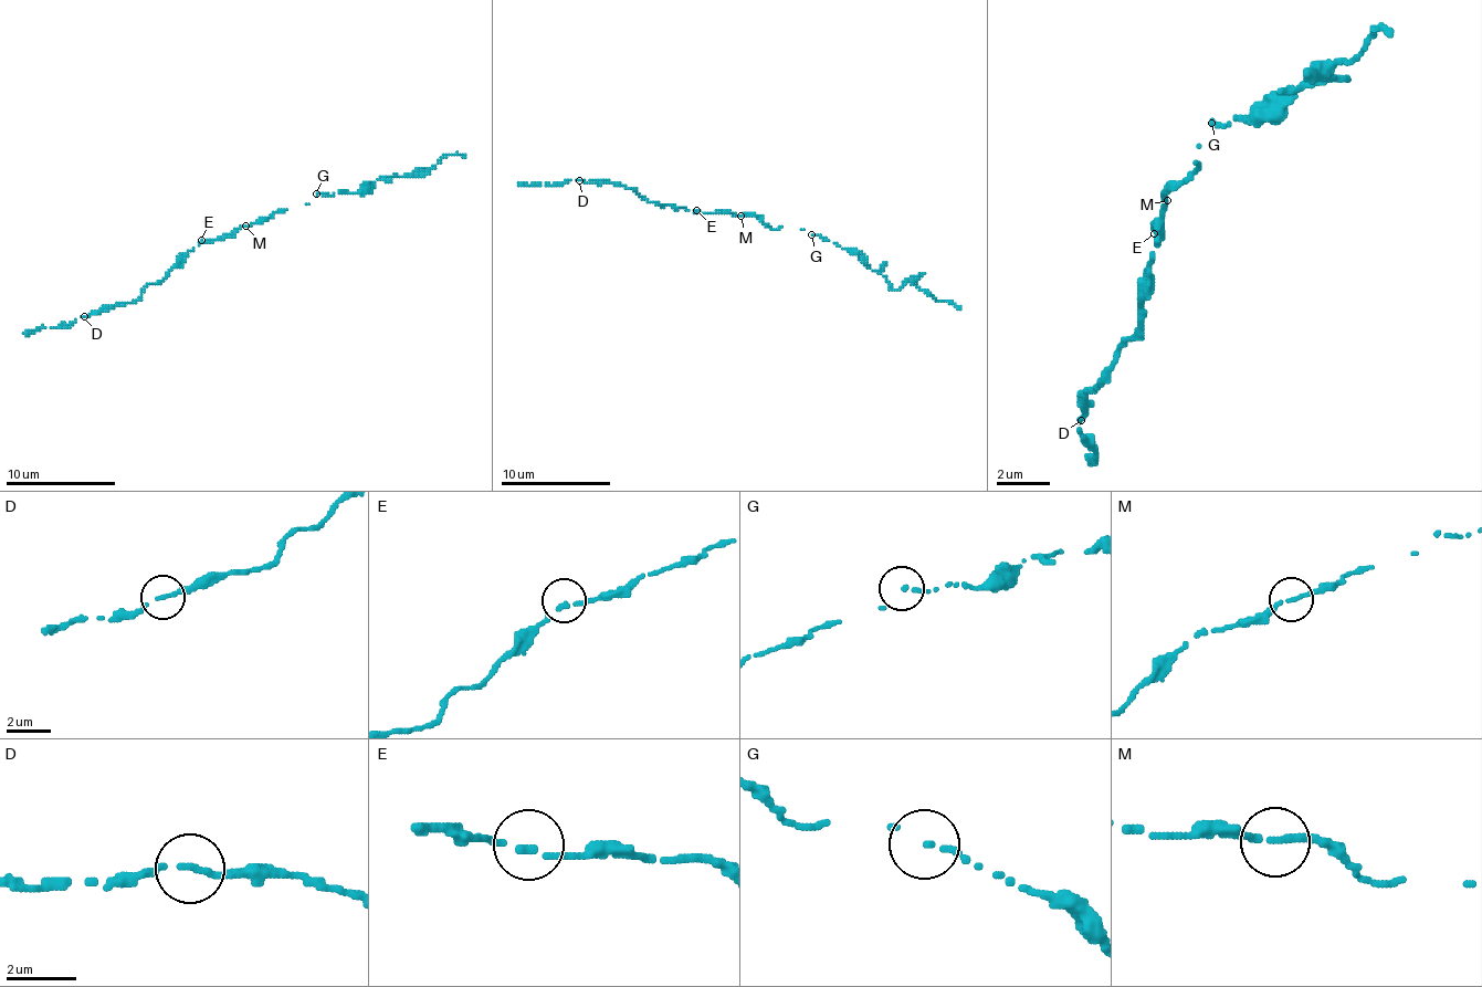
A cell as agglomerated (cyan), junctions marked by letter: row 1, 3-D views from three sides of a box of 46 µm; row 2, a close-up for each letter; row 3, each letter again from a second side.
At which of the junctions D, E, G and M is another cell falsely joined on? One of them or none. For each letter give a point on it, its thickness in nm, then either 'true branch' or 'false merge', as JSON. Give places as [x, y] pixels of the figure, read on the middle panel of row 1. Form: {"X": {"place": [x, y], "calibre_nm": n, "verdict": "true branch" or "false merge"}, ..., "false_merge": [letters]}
{"D": {"place": [579, 180], "calibre_nm": 160, "verdict": "true branch"}, "E": {"place": [696, 210], "calibre_nm": 190, "verdict": "true branch"}, "G": {"place": [811, 234], "calibre_nm": 140, "verdict": "false merge"}, "M": {"place": [740, 216], "calibre_nm": 190, "verdict": "true branch"}, "false_merge": ["G"]}

